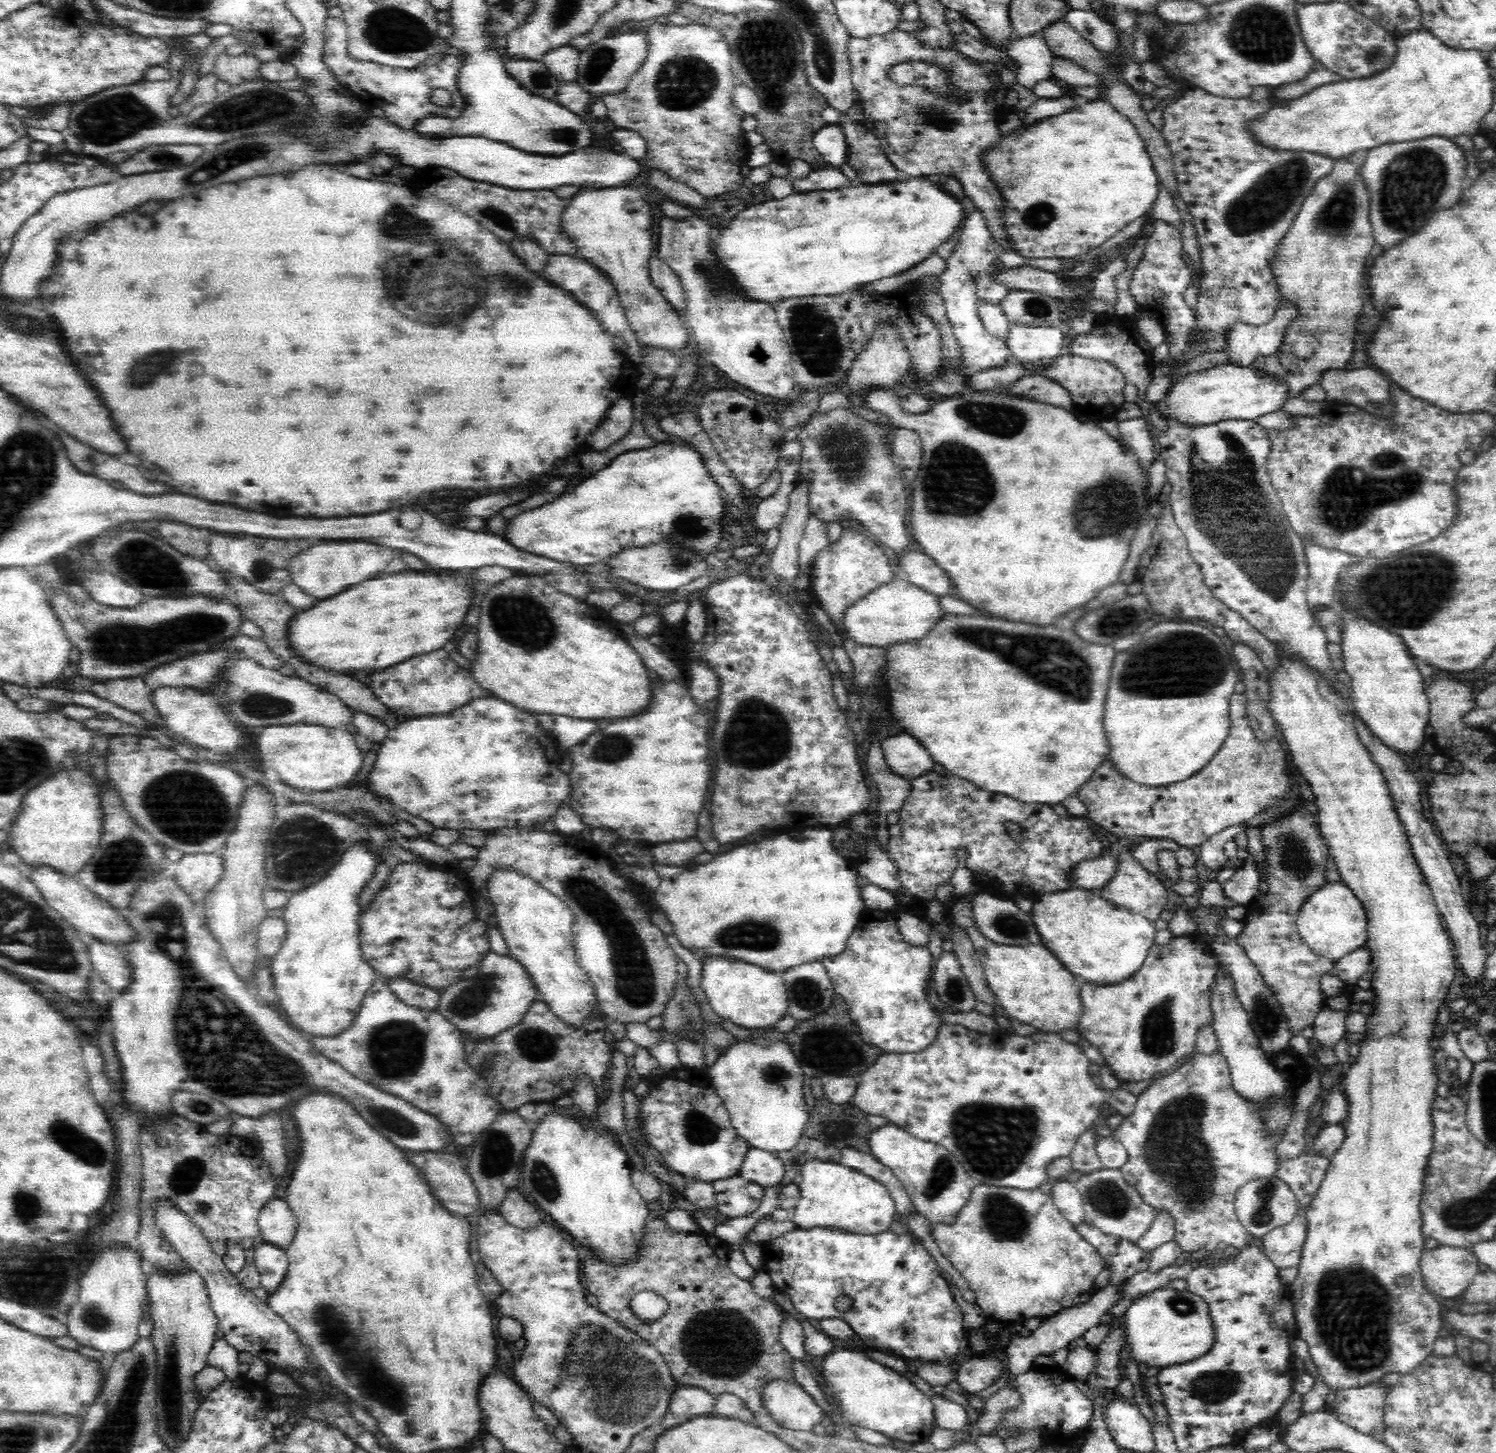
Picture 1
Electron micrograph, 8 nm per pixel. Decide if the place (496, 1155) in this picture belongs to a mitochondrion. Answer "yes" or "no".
yes

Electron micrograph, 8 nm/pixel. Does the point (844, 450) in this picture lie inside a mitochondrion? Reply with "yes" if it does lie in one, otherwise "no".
yes

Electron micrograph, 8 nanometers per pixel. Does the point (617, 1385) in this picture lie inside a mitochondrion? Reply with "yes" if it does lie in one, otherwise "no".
yes

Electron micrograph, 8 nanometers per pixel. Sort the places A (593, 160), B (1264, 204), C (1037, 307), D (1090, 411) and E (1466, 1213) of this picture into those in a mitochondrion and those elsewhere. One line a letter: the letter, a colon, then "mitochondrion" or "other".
A: other
B: mitochondrion
C: mitochondrion
D: other
E: mitochondrion

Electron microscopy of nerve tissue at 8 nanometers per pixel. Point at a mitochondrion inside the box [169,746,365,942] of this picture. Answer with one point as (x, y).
(302, 846)

